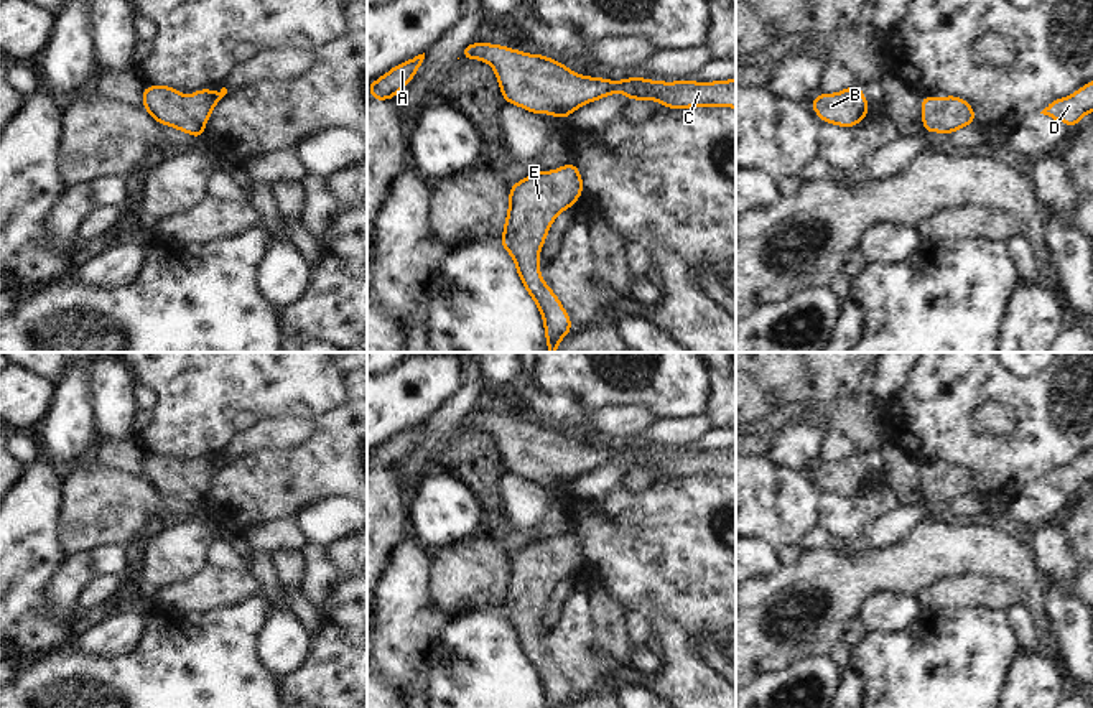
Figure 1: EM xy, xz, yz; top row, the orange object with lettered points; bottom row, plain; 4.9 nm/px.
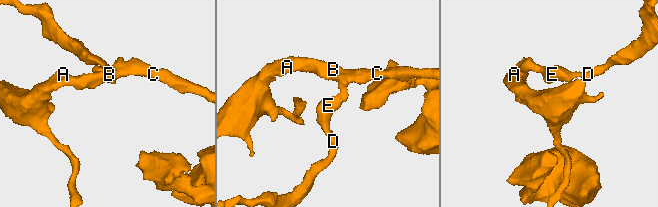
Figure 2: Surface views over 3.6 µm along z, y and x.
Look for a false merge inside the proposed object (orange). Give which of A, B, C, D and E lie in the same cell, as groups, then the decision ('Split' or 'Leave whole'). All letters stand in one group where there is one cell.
Groups: A B C D E. Leave whole

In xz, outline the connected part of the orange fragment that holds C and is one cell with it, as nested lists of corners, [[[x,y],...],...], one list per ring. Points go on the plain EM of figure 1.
[[[469,412],[459,423],[466,428],[482,428],[494,436],[500,463],[507,473],[515,473],[532,482],[551,482],[566,487],[581,474],[624,461],[629,469],[658,469],[668,477],[733,476],[736,477],[736,448],[649,449],[629,446],[607,449],[576,443],[543,423],[527,423],[514,417],[491,412]]]

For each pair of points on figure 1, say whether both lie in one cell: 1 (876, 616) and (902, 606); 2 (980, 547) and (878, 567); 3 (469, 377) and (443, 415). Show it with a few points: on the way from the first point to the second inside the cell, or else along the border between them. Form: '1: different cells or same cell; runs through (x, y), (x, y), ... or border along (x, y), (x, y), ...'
1: same cell; runs through (883, 613), (896, 611)
2: same cell; runs through (955, 549), (932, 550), (909, 567), (902, 567)
3: same cell; runs through (469, 387), (453, 407)

